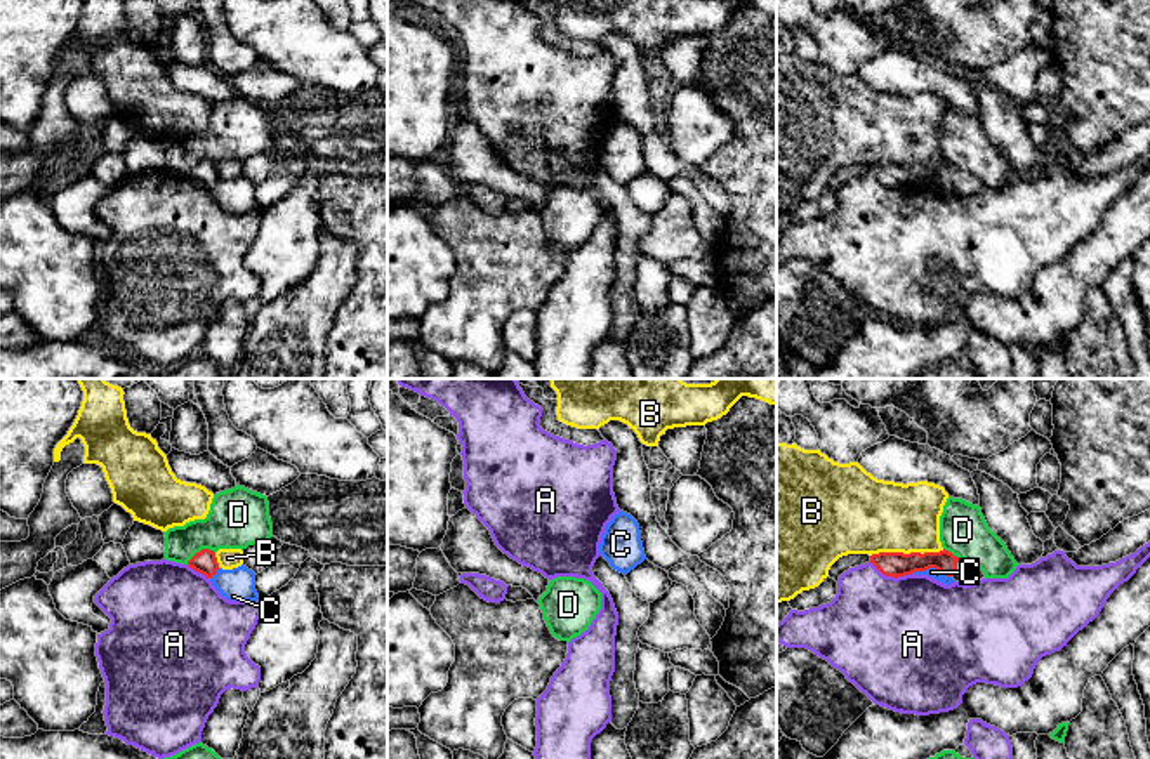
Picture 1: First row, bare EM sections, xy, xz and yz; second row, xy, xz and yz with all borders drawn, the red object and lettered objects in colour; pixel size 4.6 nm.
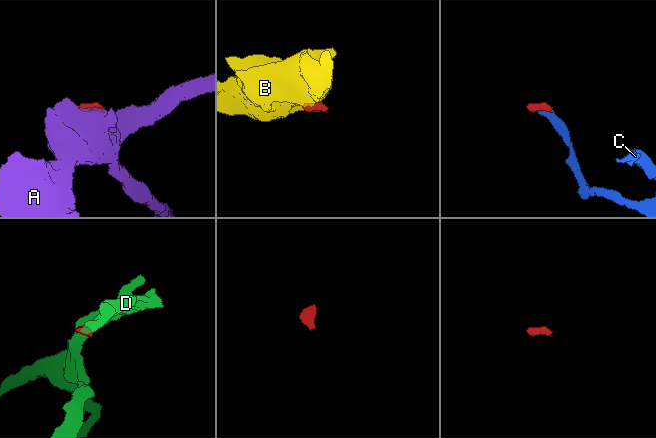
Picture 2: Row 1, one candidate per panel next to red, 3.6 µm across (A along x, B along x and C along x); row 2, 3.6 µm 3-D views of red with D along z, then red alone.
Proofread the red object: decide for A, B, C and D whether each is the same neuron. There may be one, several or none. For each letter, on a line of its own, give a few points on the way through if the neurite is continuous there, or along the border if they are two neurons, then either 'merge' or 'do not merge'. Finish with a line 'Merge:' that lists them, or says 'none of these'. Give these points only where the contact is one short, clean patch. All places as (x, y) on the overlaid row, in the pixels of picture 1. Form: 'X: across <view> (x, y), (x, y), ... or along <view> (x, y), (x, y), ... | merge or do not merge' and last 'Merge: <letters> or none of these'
A: do not merge
B: along yz (944, 549), (930, 553), (874, 553), (871, 556) | do not merge
C: along yz (914, 572), (937, 568), (951, 577) | do not merge
D: along xy (214, 551), (202, 549), (186, 563) | do not merge
Merge: none of these

